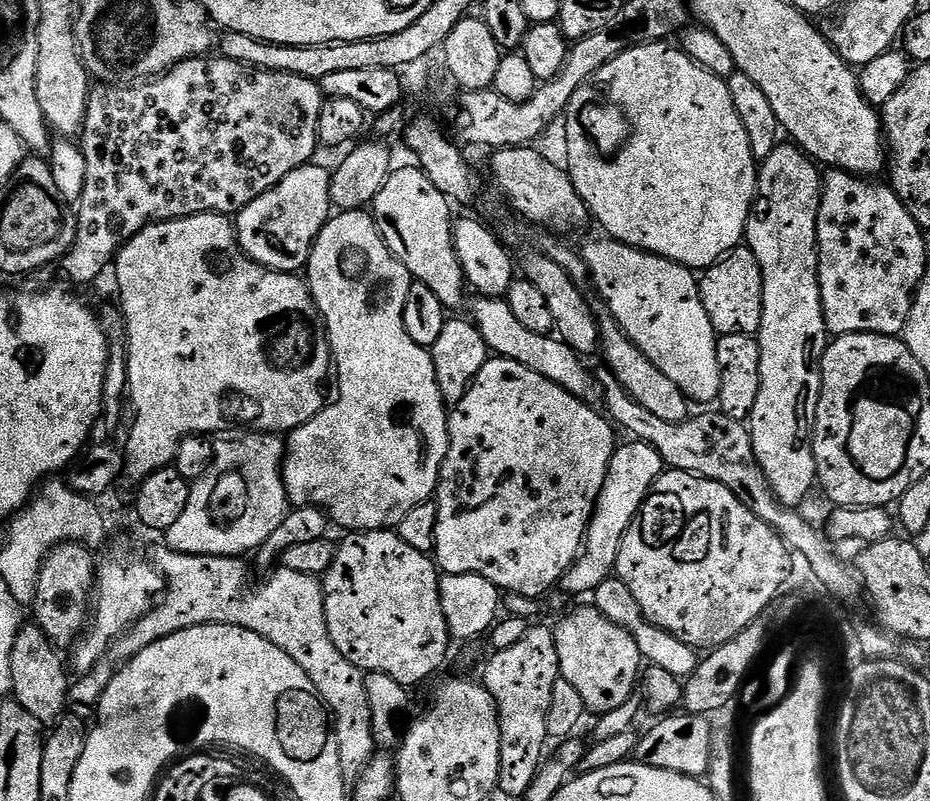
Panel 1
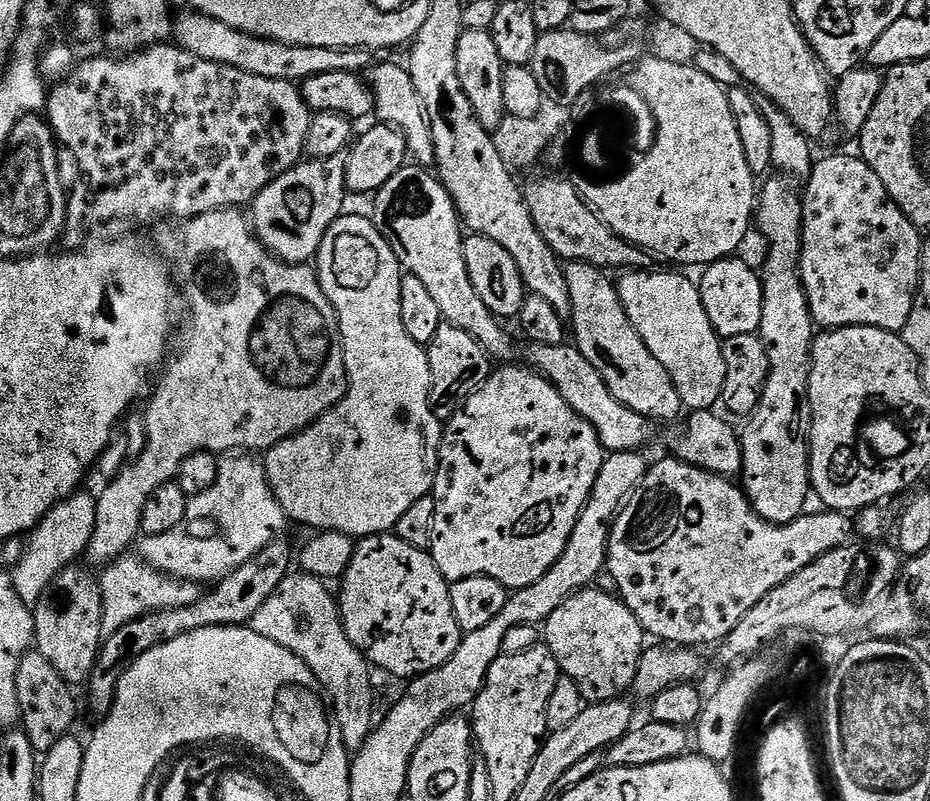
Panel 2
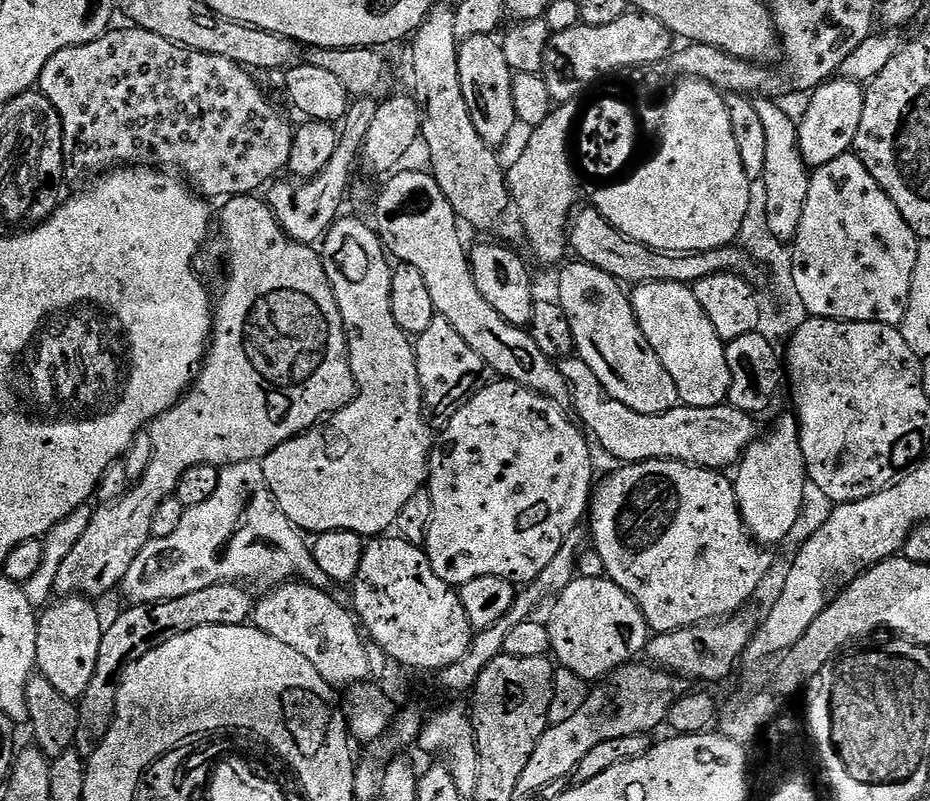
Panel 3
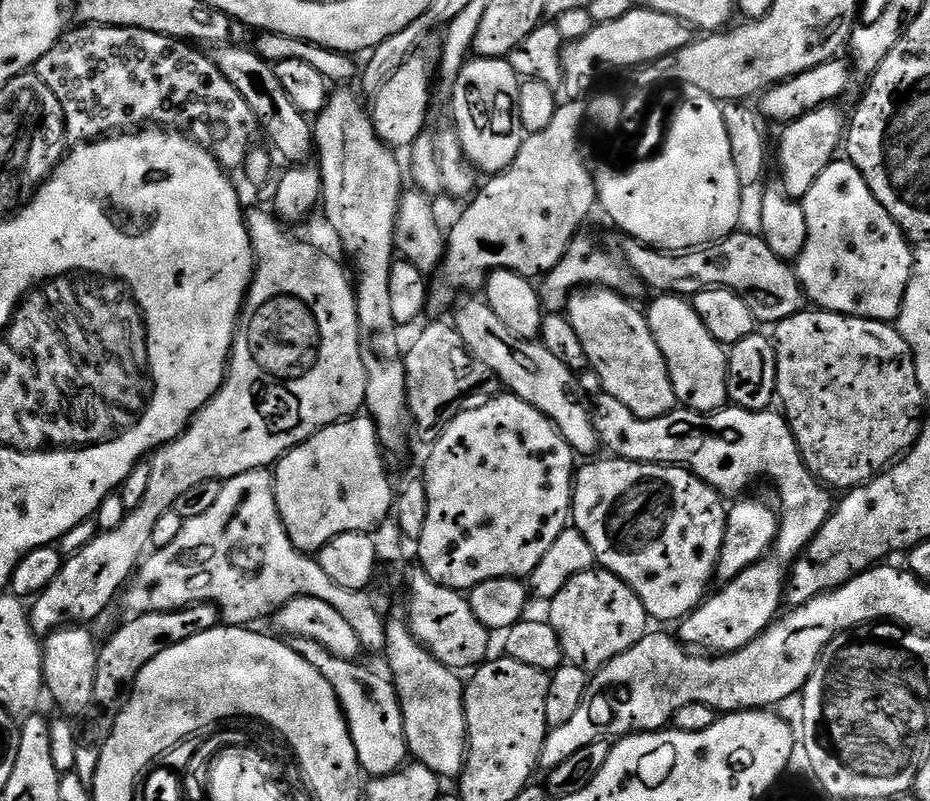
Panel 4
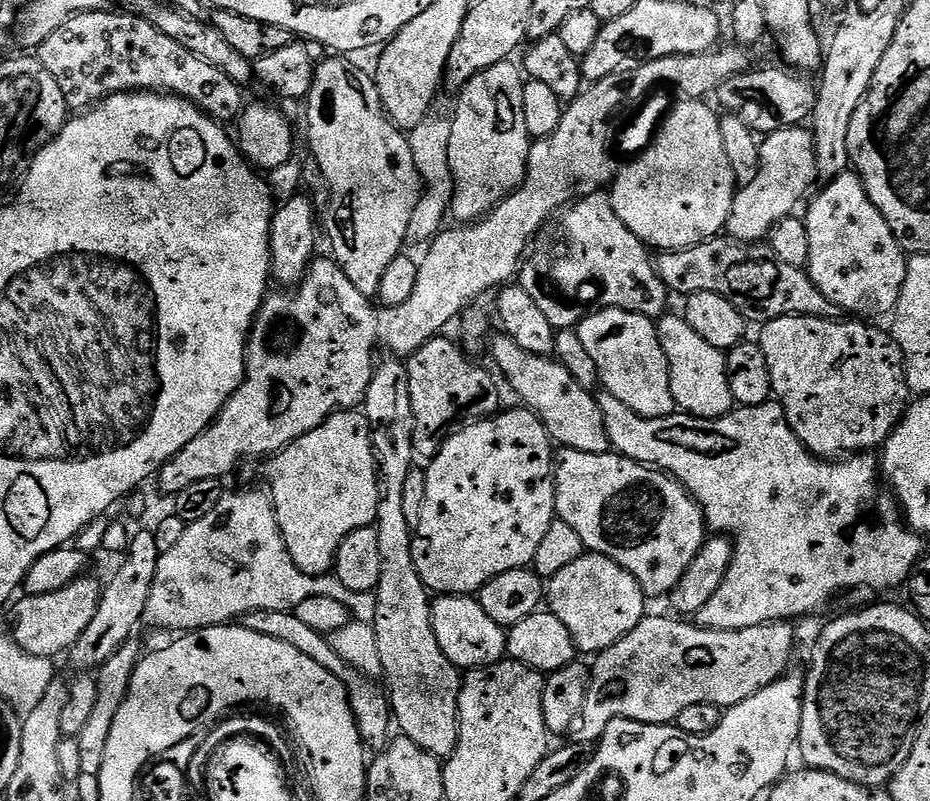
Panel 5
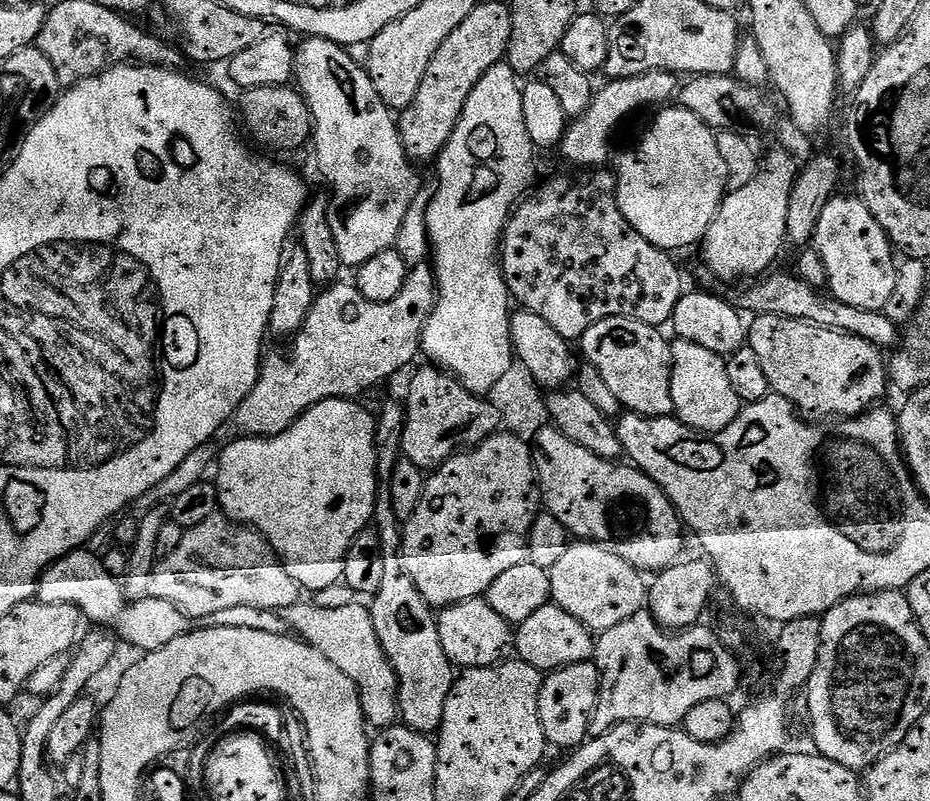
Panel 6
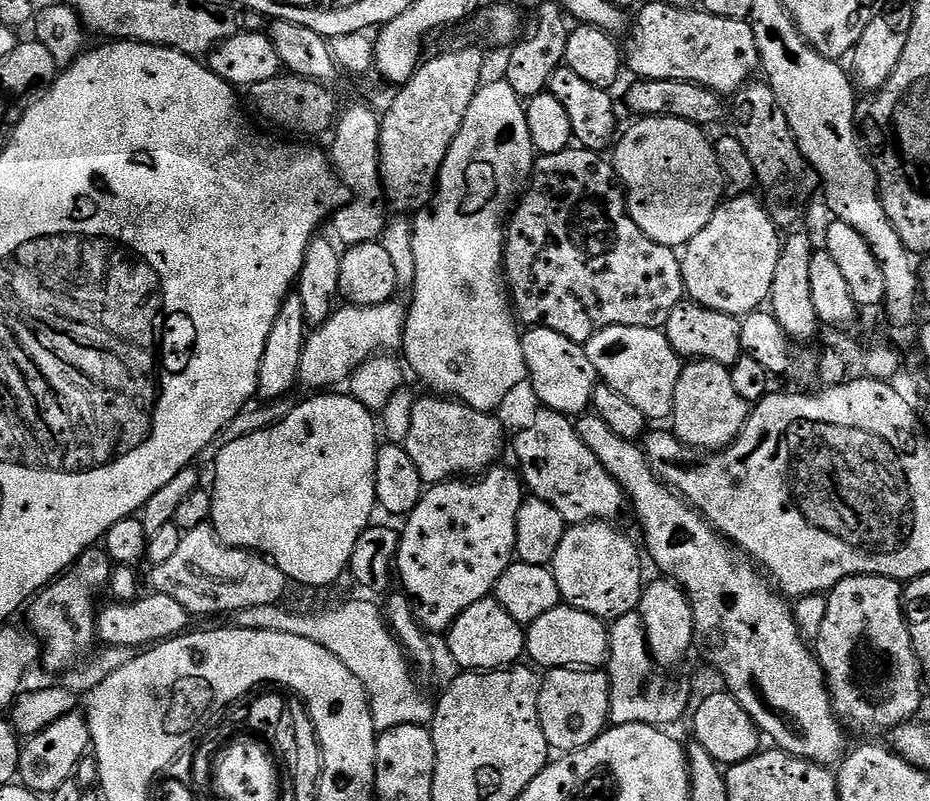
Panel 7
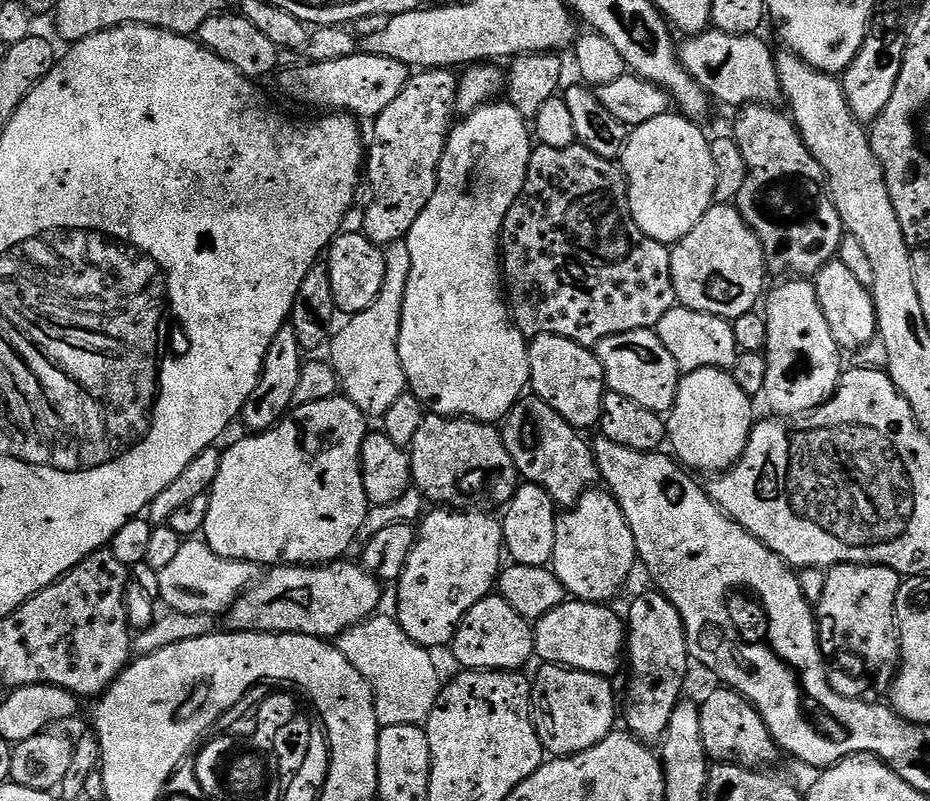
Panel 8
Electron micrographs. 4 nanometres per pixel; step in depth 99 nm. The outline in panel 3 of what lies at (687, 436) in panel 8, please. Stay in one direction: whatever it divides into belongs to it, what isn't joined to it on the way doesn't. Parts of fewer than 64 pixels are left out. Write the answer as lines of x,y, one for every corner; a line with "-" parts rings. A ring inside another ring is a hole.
674,282
637,284
631,289
632,309
642,334
658,354
666,374
678,386
680,404
690,408
719,408
728,399
730,370
726,366
725,341
718,338
706,310
698,306
691,287

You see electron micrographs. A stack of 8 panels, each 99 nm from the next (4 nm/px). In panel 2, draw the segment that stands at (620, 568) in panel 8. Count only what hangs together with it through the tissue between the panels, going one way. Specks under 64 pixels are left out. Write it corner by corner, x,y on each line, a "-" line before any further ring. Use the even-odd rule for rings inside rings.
595,586
575,592
566,602
562,602
562,606
558,606
558,610
554,610
554,614
550,614
548,620
543,621
542,640
554,654
561,673
578,682
578,690
582,690
588,702
621,699
631,689
640,655
646,647
644,628
619,595
604,592

